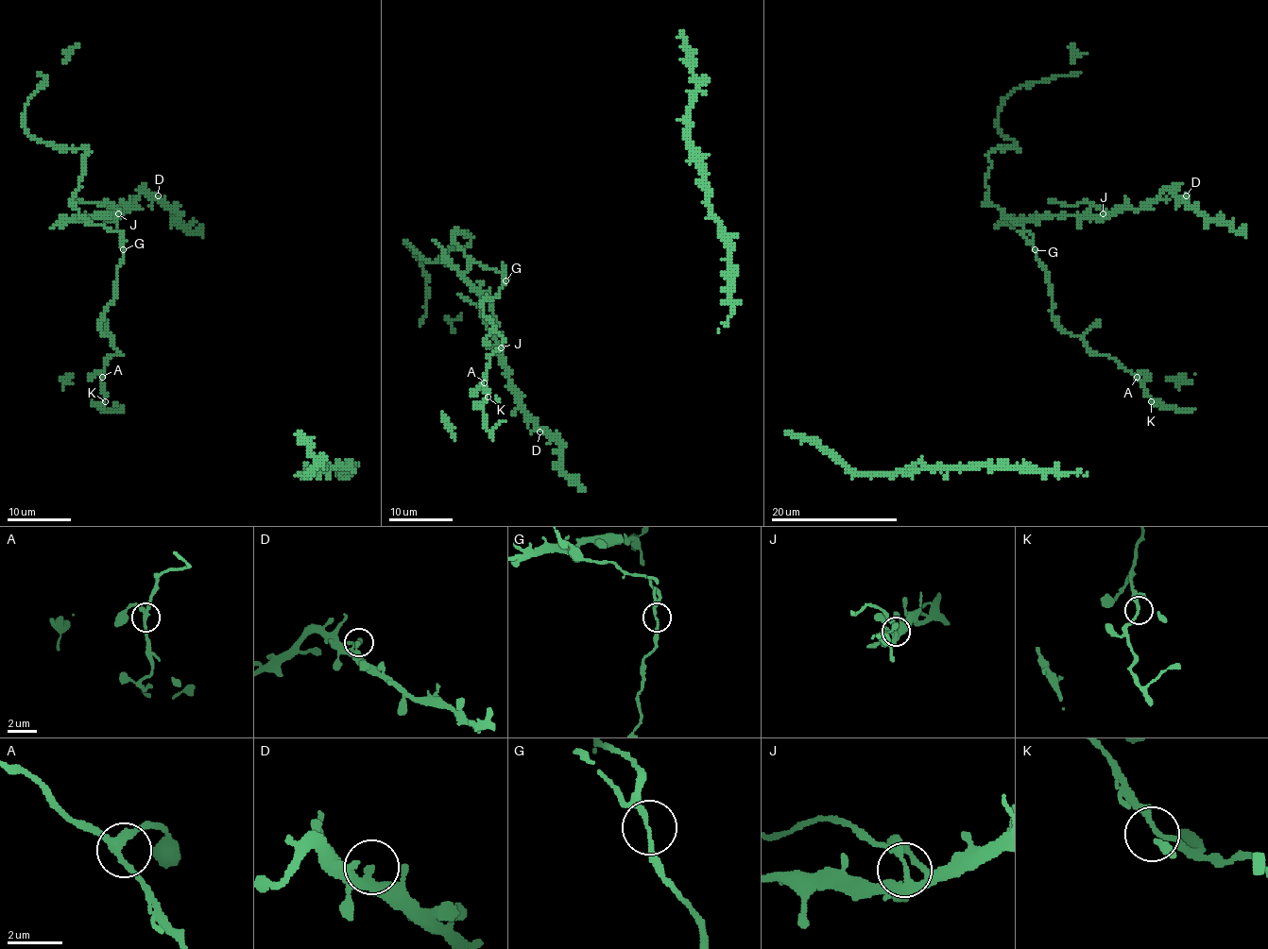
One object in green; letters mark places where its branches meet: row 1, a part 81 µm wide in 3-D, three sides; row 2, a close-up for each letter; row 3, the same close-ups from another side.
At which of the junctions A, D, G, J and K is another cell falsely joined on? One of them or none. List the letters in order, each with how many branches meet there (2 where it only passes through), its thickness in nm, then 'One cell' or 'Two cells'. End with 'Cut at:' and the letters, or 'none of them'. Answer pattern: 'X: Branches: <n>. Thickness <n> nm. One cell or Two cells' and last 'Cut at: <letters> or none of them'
A: Branches: 3. Thickness 260 nm. One cell
D: Branches: 2. Thickness 260 nm. One cell
G: Branches: 3. Thickness 140 nm. One cell
J: Branches: 3. Thickness 240 nm. Two cells
K: Branches: 3. Thickness 140 nm. One cell
Cut at: J

